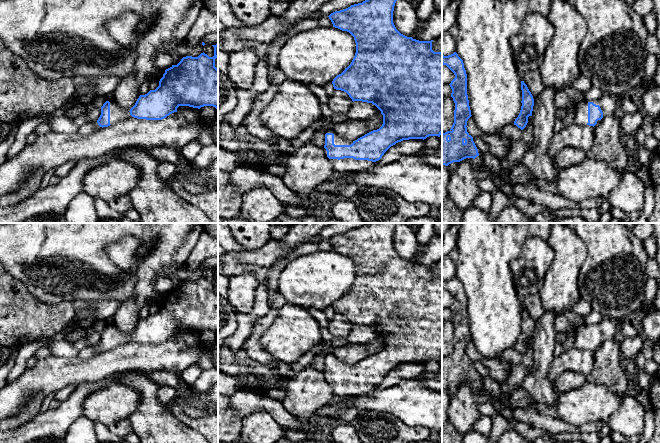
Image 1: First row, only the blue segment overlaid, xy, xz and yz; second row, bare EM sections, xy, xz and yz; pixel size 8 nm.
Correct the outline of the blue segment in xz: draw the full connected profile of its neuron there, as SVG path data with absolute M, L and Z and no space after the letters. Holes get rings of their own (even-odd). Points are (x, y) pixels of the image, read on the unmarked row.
M366 223L362 227L335 235L328 241L333 251L349 256L356 267L356 277L351 288L333 305L336 314L346 316L352 325L375 329L383 339L383 348L355 365L341 362L333 354L325 356L325 369L329 383L353 382L376 386L393 369L403 364L426 363L442 358L442 276L432 274L432 265L419 265L401 258L393 247L393 235L398 223Z

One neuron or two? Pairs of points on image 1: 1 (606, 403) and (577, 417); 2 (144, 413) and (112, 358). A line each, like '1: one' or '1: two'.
1: one
2: two

